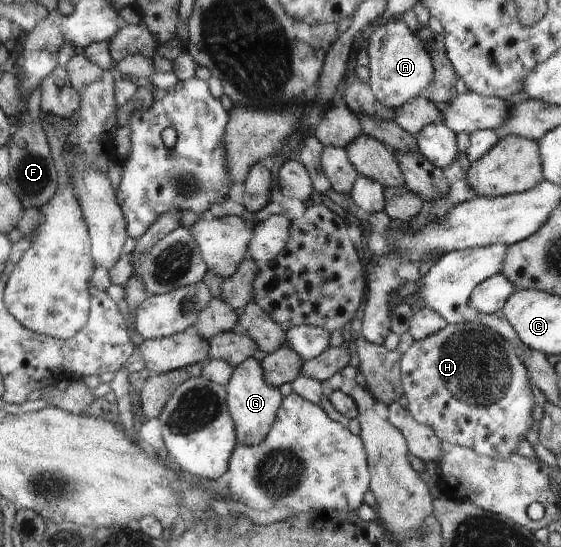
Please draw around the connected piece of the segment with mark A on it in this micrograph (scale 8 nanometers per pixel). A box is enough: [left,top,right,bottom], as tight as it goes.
[366,21,433,110]

